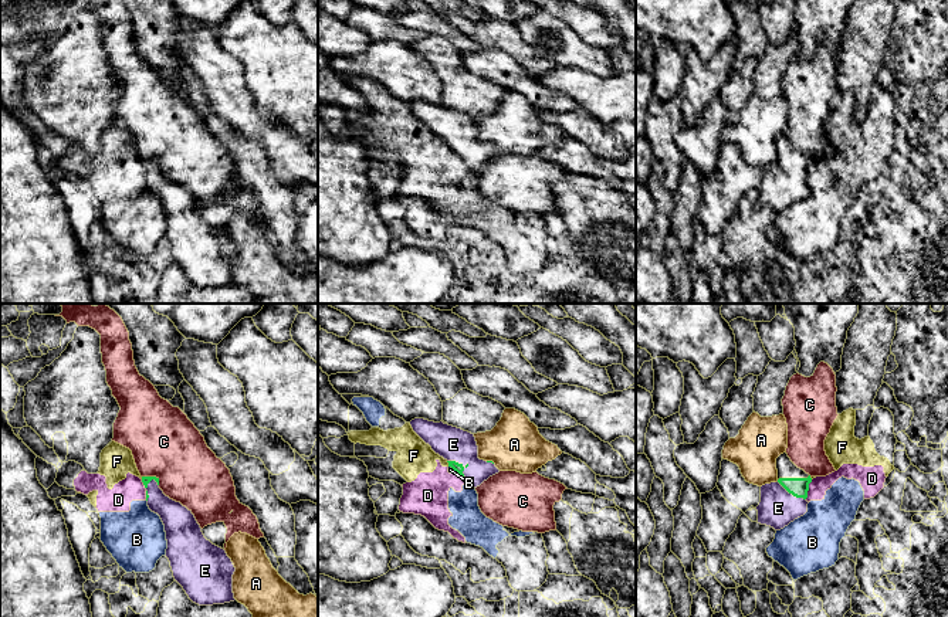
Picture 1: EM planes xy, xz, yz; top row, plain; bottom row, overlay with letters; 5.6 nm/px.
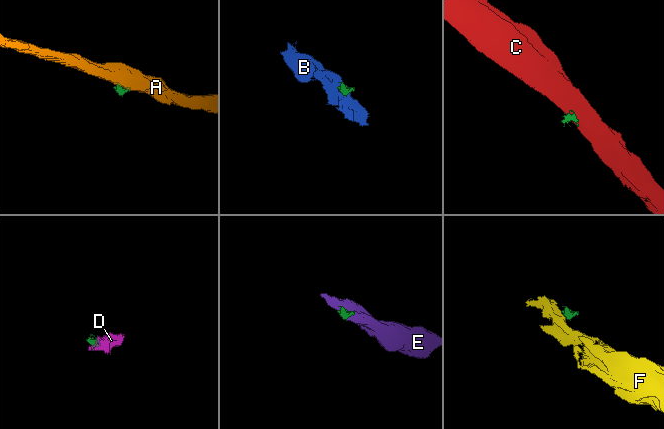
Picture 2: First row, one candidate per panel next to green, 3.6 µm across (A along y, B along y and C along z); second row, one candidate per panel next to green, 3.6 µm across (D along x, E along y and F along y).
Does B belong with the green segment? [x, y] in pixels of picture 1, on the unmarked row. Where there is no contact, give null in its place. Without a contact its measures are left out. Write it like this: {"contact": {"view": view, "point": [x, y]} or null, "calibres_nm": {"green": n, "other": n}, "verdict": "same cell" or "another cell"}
{"contact": {"view": "xz", "point": [452, 149]}, "calibres_nm": {"green": 60, "other": 30}, "verdict": "another cell"}

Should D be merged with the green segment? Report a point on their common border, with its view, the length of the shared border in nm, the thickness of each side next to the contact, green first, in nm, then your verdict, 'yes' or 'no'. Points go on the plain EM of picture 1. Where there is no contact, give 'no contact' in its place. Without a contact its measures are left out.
contact yz (808, 172); length 120 nm; calibres 110 and 100 nm; no

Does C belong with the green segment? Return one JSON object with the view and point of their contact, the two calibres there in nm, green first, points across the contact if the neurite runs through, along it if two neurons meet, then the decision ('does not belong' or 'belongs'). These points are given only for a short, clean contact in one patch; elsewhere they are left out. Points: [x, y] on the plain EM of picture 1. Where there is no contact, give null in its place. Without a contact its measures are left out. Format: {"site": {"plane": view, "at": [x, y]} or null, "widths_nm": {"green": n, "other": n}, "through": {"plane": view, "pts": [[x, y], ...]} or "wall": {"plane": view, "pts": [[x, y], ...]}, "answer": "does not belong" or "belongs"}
{"site": {"plane": "xy", "at": [152, 159]}, "widths_nm": {"green": 50, "other": 380}, "wall": {"plane": "xy", "pts": [[142, 158], [153, 158], [159, 166]]}, "answer": "does not belong"}

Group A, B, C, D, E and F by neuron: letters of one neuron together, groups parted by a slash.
A / B D F / C / E

